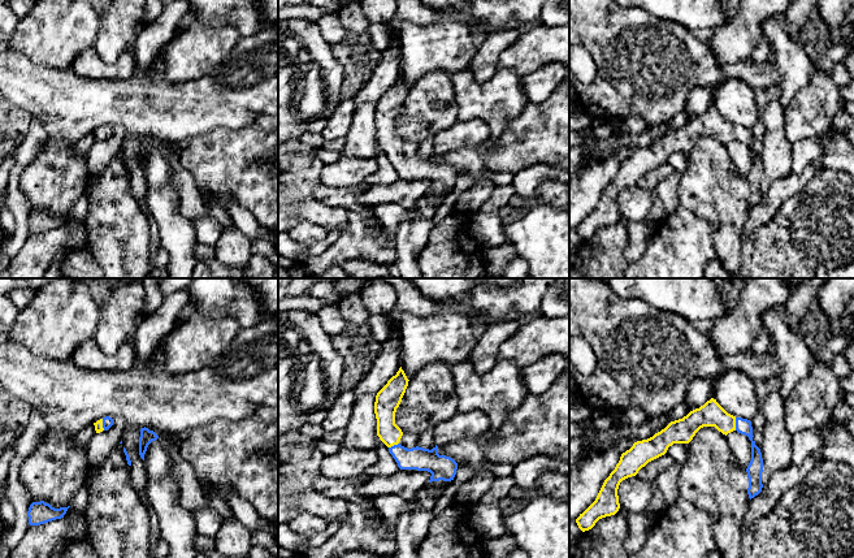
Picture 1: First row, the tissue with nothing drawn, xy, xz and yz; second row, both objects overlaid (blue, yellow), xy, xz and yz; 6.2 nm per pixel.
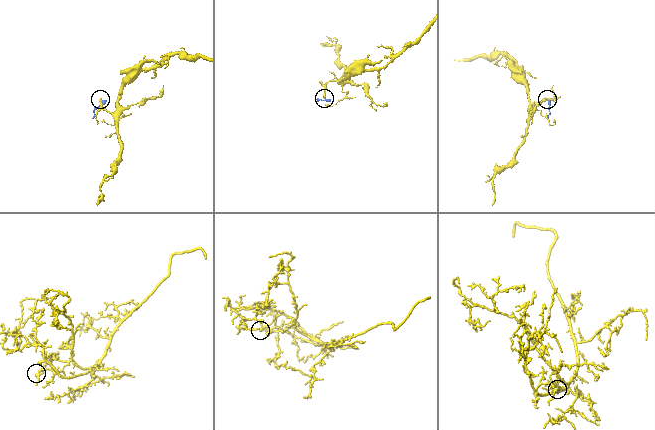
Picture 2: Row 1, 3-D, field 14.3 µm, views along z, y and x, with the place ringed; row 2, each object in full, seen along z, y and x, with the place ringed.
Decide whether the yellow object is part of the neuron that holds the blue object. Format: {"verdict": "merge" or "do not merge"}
{"verdict": "merge"}

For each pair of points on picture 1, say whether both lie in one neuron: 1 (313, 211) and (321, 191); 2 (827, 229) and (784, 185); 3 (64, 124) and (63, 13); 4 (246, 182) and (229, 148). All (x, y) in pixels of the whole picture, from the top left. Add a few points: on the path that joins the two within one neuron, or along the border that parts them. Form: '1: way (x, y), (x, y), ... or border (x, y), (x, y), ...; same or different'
1: border (313, 190), (324, 203), (341, 206), (346, 211); different
2: border (815, 173), (783, 203), (774, 217); different
3: border (34, 64), (42, 68), (70, 69); different
4: way (245, 174), (229, 156); same

